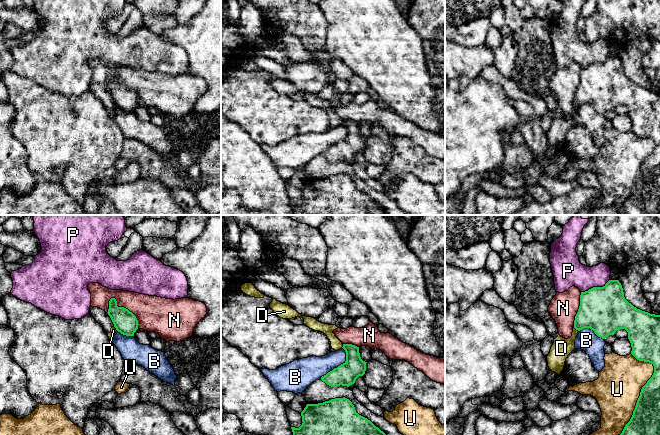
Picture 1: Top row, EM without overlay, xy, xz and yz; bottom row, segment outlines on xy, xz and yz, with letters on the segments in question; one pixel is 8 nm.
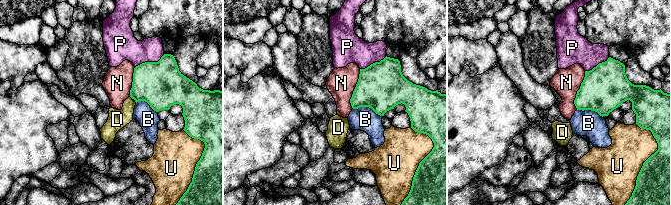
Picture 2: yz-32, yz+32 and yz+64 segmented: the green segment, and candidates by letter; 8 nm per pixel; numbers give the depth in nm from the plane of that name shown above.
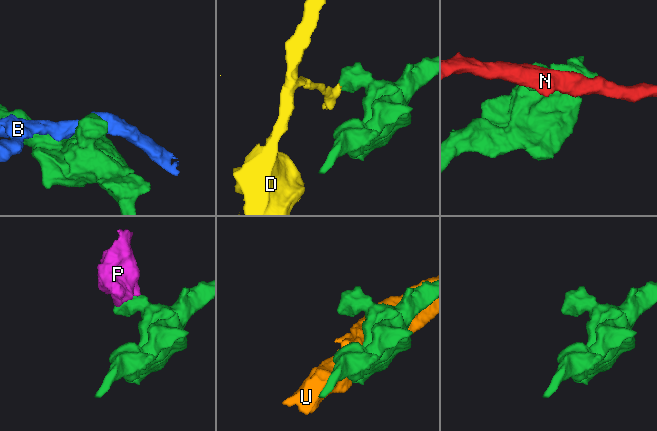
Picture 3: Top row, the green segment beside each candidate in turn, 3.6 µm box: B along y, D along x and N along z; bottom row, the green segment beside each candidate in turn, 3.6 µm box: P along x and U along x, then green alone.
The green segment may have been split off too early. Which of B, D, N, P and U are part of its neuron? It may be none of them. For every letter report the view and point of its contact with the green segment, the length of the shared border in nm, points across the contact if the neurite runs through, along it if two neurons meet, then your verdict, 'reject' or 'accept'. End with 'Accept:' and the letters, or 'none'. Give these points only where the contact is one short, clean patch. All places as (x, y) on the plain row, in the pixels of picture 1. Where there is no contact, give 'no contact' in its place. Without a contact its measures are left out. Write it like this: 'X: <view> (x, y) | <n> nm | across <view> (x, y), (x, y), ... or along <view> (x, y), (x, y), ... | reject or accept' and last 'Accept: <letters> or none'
B: xz (340, 141) | 320 nm | along xz (342, 123), (345, 128), (345, 136), (320, 154) | reject
D: yz (576, 105) | 60 nm | along yz (573, 102), (578, 107) | reject
N: xy (127, 85) | 340 nm | reject
P: yz (595, 63) | 260 nm | reject
U: yz (641, 167) | 700 nm | reject
Accept: none

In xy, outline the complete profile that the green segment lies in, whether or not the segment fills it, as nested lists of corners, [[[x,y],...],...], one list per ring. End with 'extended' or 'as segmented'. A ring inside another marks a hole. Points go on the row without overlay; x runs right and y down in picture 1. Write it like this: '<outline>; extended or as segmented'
[[[115,74],[110,75],[107,89],[118,108],[126,112],[134,112],[138,105],[138,96],[128,85],[118,83]]]; as segmented

